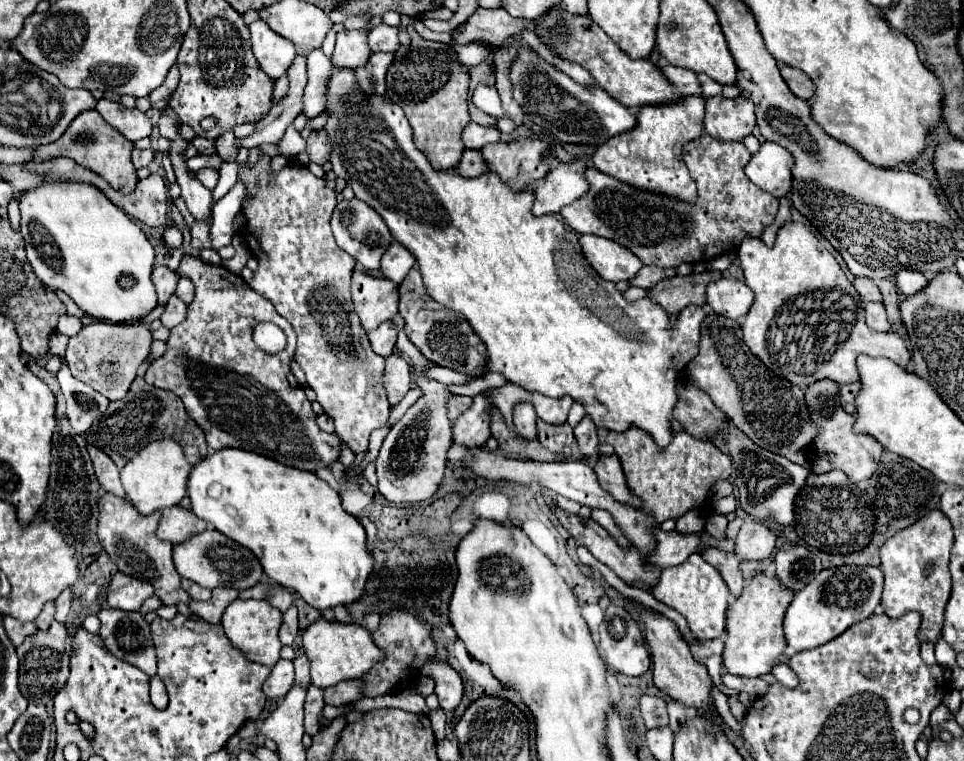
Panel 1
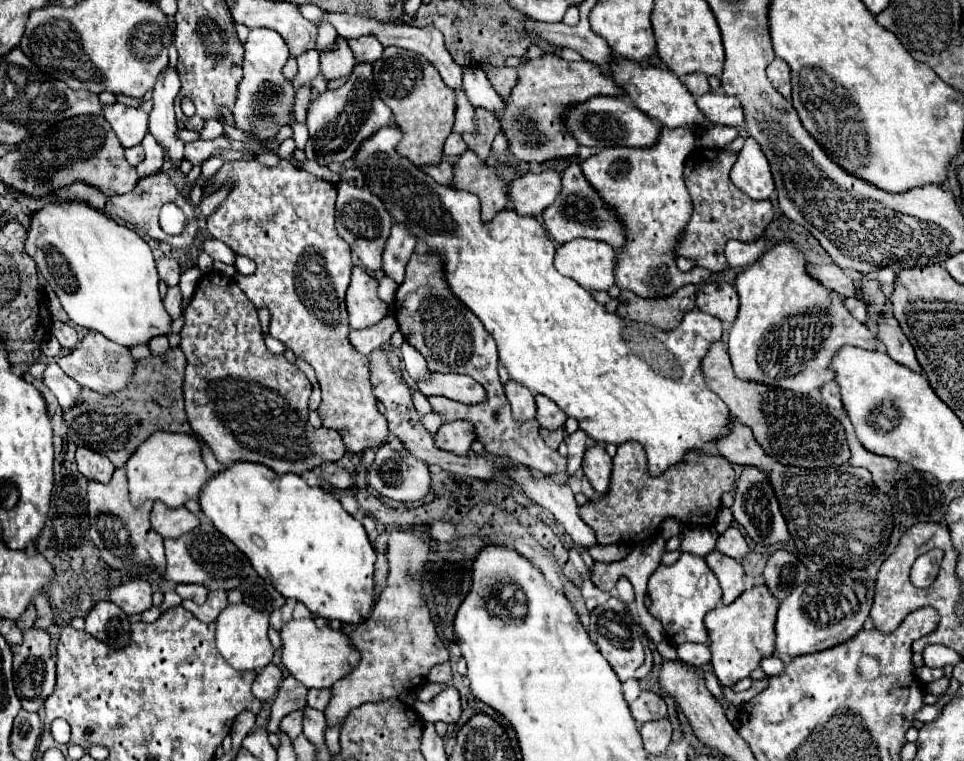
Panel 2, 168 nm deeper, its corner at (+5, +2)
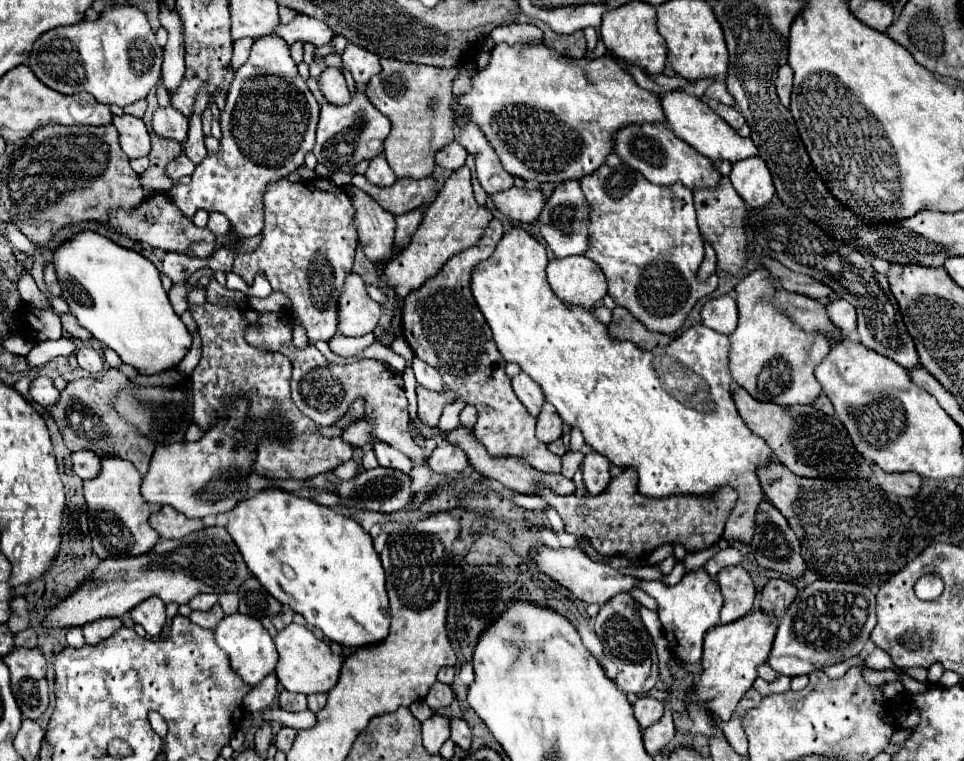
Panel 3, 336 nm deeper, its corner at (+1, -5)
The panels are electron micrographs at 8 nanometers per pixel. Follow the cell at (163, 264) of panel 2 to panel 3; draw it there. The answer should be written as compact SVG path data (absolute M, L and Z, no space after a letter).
M167 252L163 258L163 274L169 276L173 284L185 284L187 278L195 270L205 268L205 266L207 266L207 260L191 258L191 256L185 256L179 252Z

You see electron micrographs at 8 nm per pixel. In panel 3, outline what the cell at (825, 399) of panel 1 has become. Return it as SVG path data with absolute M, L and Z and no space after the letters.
M873 466L873 478L879 482L879 486L885 492L893 492L897 496L913 496L917 494L919 486L921 486L921 476L913 474L913 472L897 472L897 474L889 474L883 472L881 468Z

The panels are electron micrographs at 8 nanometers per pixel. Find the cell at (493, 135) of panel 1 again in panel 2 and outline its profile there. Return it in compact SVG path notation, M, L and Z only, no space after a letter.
M451 133L447 139L445 139L445 145L443 145L443 155L449 155L449 157L459 157L463 151L467 149L465 141L461 139L459 133Z

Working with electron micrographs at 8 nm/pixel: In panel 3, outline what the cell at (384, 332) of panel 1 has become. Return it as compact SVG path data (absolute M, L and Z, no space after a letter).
M373 332L359 336L359 338L347 338L347 336L337 334L329 340L329 348L339 356L359 356L373 342L377 342L377 336Z

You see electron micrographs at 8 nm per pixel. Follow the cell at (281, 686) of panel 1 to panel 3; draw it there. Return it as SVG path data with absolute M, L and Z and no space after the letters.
M269 674L257 686L253 686L253 690L243 698L243 706L247 712L263 712L271 708L275 698L277 698L277 676Z

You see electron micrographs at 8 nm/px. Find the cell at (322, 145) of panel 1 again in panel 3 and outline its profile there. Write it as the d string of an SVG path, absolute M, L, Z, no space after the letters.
M355 92L349 104L343 106L331 102L321 104L317 142L313 154L317 156L317 162L323 164L331 174L333 172L351 174L361 160L371 160L383 152L383 142L389 136L389 132L391 132L389 118L375 110L365 92Z

